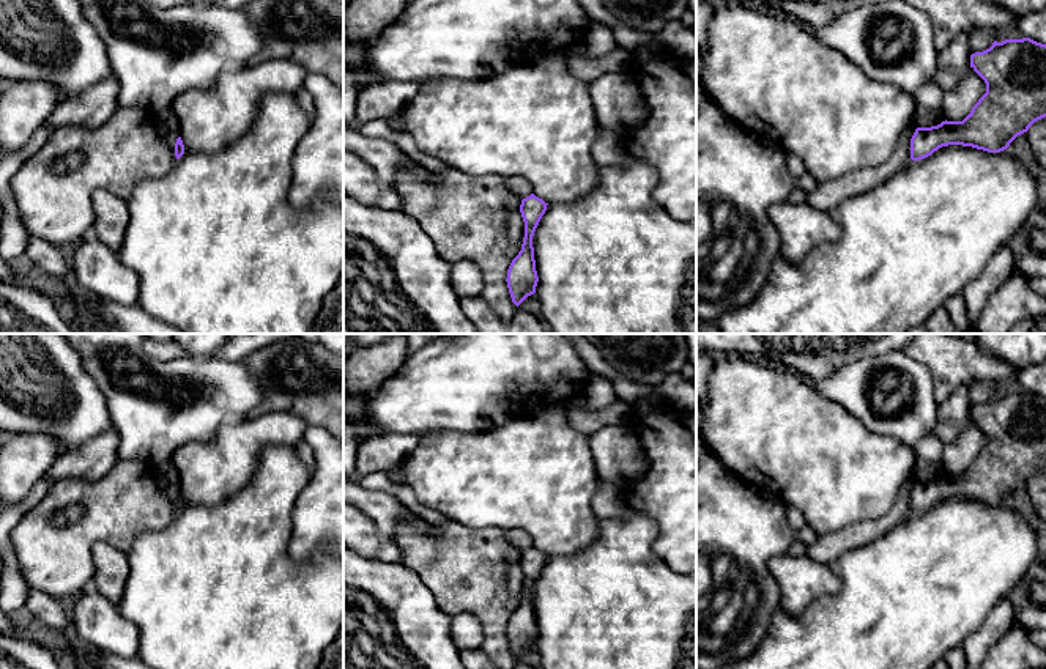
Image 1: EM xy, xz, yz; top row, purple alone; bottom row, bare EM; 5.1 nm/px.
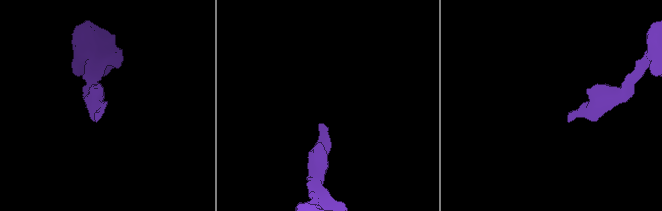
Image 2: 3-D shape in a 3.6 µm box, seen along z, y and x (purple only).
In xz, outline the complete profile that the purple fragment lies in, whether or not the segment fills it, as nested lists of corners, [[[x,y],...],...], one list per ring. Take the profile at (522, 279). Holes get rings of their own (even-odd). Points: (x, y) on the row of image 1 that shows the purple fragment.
[[[531,194],[521,200],[520,213],[525,222],[525,238],[521,250],[512,260],[507,269],[507,288],[512,302],[518,307],[528,296],[536,293],[539,282],[534,260],[532,236],[547,211],[547,205],[542,198]]]

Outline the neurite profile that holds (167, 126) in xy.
[[[172,110],[159,115],[156,120],[156,124],[158,124],[159,135],[169,145],[169,148],[175,156],[175,143],[176,143],[176,139],[180,137],[180,126]]]

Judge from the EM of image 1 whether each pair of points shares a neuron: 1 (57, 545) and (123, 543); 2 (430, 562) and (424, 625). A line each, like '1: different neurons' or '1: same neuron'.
1: same neuron
2: different neurons

